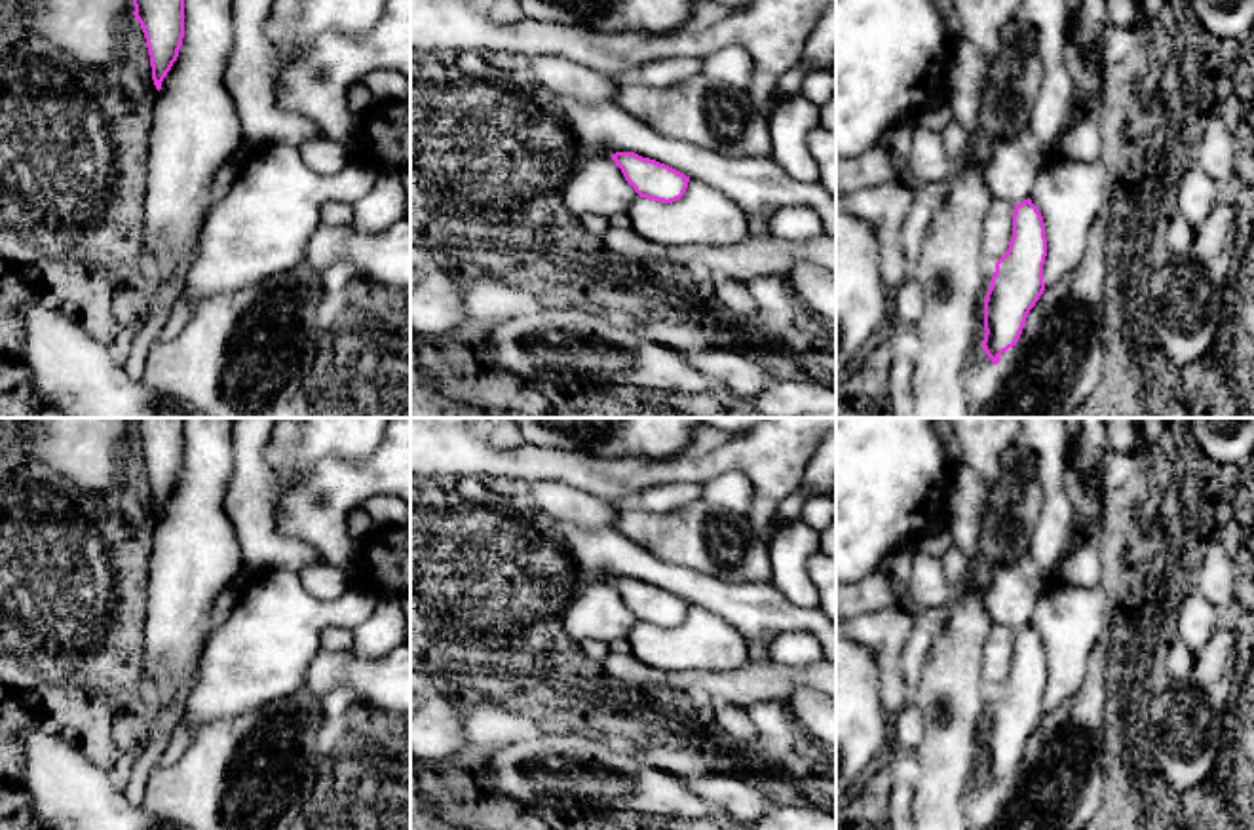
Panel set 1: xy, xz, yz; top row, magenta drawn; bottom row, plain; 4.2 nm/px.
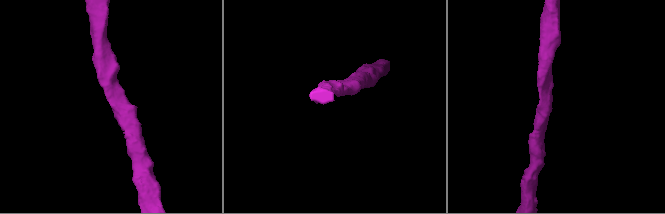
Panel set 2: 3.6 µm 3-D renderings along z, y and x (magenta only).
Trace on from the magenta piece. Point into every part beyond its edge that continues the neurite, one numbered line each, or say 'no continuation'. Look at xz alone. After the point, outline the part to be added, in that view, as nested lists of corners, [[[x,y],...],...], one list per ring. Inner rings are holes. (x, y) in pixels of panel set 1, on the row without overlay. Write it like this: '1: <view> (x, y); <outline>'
no continuation

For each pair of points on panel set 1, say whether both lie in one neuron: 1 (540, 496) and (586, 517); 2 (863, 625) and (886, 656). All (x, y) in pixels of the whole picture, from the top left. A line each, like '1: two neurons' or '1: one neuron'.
1: one neuron
2: one neuron

